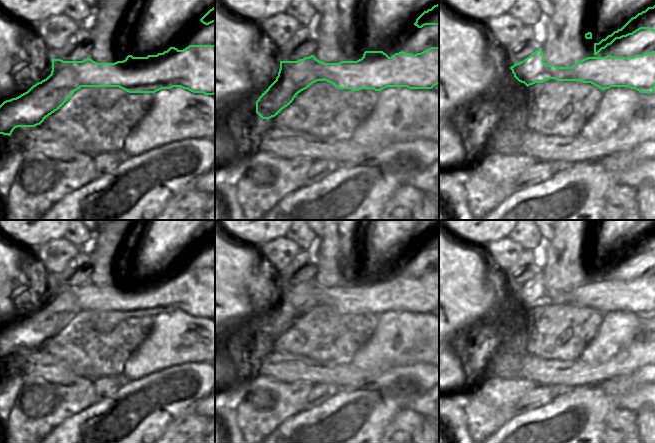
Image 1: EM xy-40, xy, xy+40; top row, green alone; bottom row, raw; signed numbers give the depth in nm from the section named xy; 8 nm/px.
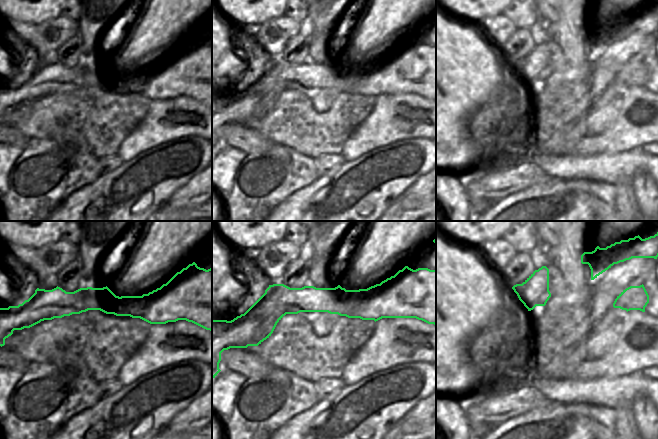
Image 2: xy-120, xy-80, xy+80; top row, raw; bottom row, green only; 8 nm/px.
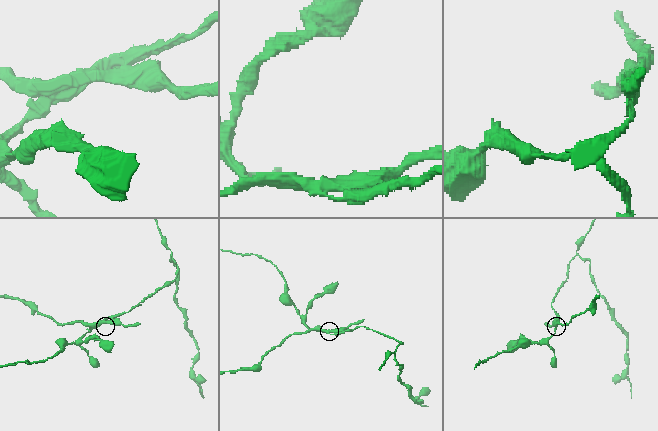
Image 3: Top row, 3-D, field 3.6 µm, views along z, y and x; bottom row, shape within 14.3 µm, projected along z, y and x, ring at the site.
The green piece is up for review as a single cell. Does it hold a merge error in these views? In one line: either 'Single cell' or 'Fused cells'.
Fused cells.

